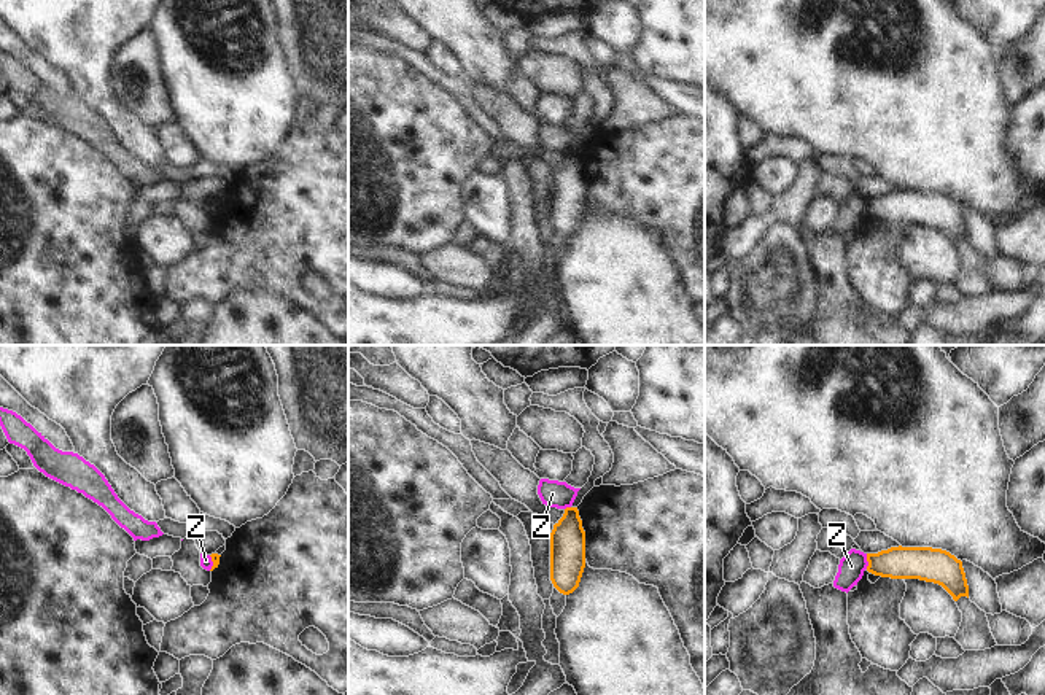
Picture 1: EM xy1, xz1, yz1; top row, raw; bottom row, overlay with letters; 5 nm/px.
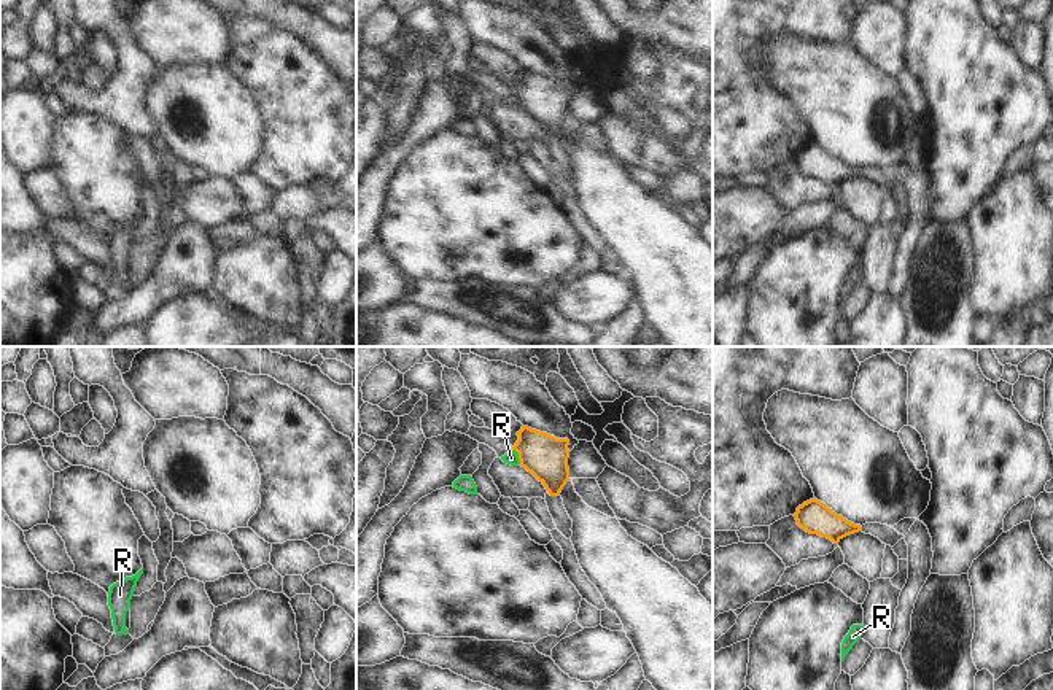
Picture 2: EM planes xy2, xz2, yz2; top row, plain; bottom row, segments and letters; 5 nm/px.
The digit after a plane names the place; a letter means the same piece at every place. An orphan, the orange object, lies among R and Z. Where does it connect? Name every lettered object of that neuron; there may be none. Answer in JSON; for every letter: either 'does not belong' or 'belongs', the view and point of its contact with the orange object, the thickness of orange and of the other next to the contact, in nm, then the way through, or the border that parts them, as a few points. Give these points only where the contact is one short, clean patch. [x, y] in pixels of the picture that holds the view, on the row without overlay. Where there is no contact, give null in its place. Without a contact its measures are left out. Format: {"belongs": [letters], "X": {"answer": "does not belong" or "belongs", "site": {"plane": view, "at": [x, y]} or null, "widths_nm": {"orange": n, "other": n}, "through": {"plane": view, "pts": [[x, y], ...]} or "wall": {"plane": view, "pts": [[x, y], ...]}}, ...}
{"belongs": [], "R": {"answer": "does not belong", "site": {"plane": "xz2", "at": [519, 100]}, "widths_nm": {"orange": 220, "other": 70}, "wall": {"plane": "xz2", "pts": [[512, 93], [520, 107]]}}, "Z": {"answer": "does not belong", "site": {"plane": "yz1", "at": [867, 204]}, "widths_nm": {"orange": 160, "other": 130}, "wall": {"plane": "yz1", "pts": [[866, 198], [867, 212]]}}}

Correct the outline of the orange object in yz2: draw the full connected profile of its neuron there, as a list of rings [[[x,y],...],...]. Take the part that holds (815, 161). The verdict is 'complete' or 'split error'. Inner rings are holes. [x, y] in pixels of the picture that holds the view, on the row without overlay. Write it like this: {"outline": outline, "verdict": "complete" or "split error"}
{"outline": [[[810,143],[797,151],[795,156],[797,169],[810,178],[818,178],[821,181],[830,183],[833,188],[838,188],[843,181],[854,176],[865,176],[878,181],[883,188],[894,191],[900,183],[905,183],[903,178],[899,178],[894,172],[881,167],[865,167],[854,169],[837,159],[824,146]]], "verdict": "split error"}

